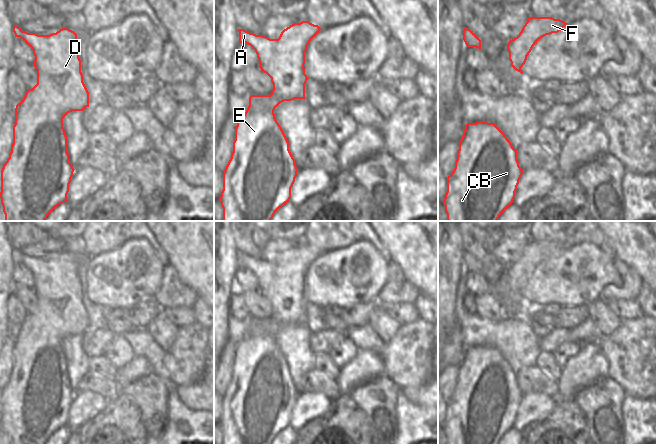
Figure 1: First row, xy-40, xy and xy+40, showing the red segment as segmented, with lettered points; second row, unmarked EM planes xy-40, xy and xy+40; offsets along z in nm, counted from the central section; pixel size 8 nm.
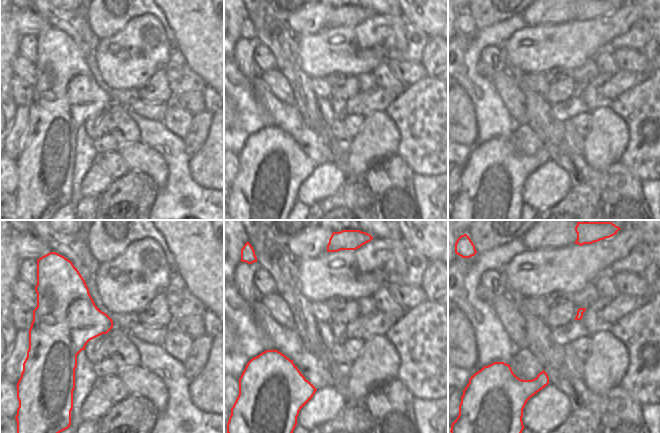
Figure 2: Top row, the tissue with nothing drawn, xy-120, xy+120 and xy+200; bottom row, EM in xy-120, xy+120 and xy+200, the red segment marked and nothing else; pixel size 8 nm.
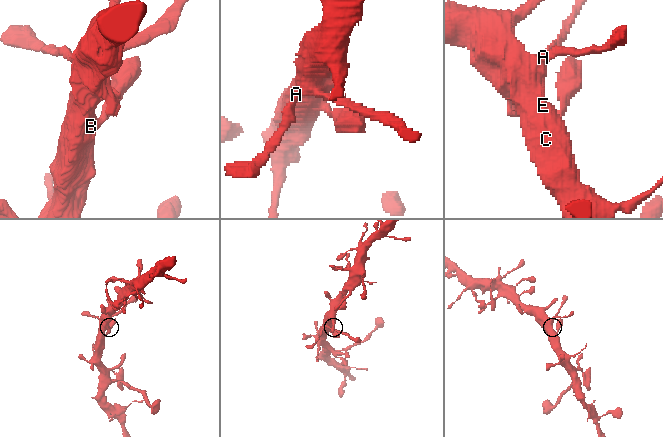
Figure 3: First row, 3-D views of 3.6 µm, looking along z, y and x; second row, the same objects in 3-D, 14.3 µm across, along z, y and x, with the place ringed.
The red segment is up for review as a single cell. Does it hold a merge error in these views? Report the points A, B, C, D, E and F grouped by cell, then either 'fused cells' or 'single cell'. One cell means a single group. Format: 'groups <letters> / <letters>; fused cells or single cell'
groups A B C D E F; single cell

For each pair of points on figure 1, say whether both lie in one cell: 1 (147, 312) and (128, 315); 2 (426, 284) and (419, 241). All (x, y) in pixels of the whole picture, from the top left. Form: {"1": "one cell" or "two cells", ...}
{"1": "one cell", "2": "one cell"}

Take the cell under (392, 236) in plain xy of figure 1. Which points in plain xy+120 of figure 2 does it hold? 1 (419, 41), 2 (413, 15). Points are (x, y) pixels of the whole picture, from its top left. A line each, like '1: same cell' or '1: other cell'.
1: other cell
2: same cell

